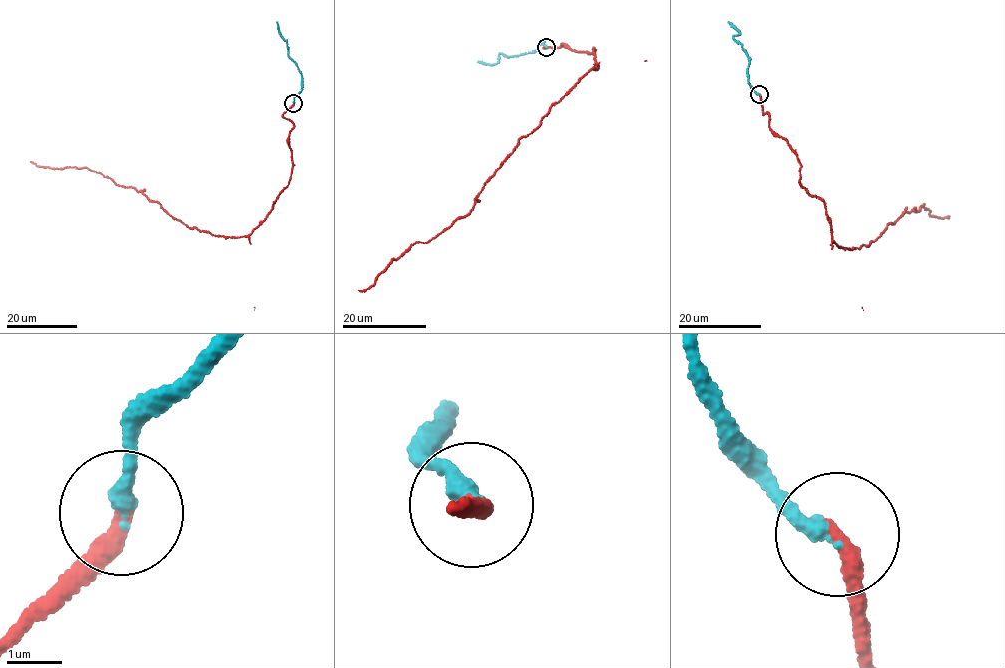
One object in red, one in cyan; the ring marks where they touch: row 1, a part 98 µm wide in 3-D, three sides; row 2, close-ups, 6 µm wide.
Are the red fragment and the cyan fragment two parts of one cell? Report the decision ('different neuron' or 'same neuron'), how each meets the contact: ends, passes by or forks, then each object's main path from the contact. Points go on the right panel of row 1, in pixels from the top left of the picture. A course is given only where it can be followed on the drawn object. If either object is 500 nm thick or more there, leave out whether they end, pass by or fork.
same neuron; red ends; cyan ends; course red (759, 94), (769, 127), (796, 156), (801, 185), (822, 200), (839, 247), (867, 246), (924, 204), (946, 217); course cyan (758, 94), (749, 80), (748, 54), (742, 44), (734, 38), (740, 34), (738, 29), (728, 22)

